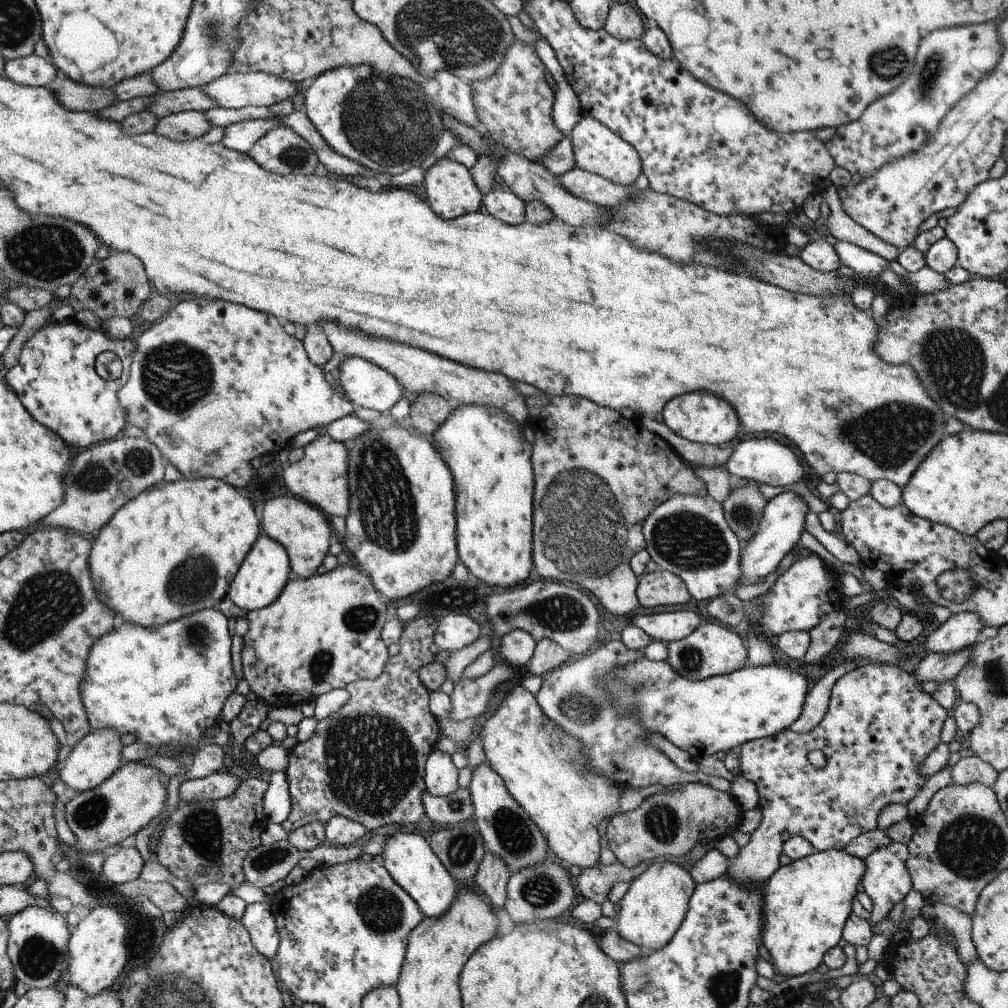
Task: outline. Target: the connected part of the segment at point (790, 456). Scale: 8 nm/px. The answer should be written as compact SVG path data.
M752 438L744 440L737 444L736 450L732 452L731 457L725 463L731 476L738 478L746 478L746 480L754 480L760 484L769 484L778 488L778 486L790 486L801 481L803 476L803 468L794 455L792 449L778 440L767 438Z

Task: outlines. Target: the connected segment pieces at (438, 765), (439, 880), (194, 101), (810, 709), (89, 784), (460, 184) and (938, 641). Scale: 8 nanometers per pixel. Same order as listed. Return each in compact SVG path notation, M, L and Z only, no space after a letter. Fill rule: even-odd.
M434 749L425 762L425 786L435 797L454 794L458 785L458 769L452 763L451 755Z
M401 830L387 836L385 841L381 855L384 859L384 868L388 870L394 882L406 890L426 917L440 918L442 914L446 914L460 886L456 886L457 882L450 876L440 858L434 854L426 838Z
M189 88L177 91L160 91L154 95L152 102L146 110L156 114L160 120L162 117L182 111L206 112L212 108L220 108L214 98L208 96L202 88Z
M844 659L830 668L830 671L818 680L813 688L808 690L806 702L804 702L804 708L802 708L802 714L790 726L790 730L798 734L814 730L822 722L822 718L826 714L834 683L847 672L854 670L857 666L858 664L856 662Z
M114 728L96 729L82 737L72 751L66 751L64 768L60 770L60 778L64 784L80 792L96 789L108 780L123 765L121 735Z
M446 155L428 168L424 178L424 190L428 196L428 204L440 218L458 218L464 214L478 212L483 202L483 194L478 190L470 171L460 162Z
M960 612L928 634L924 644L928 653L954 654L980 639L983 628L982 618L976 612Z

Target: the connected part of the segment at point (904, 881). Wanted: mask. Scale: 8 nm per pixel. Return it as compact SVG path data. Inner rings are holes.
M892 841L888 846L878 848L870 856L863 858L864 862L866 862L866 876L862 878L861 885L864 888L864 892L873 902L873 910L868 920L870 926L885 920L894 904L904 900L908 892L913 889L913 882L906 866L908 857L909 850L907 844Z

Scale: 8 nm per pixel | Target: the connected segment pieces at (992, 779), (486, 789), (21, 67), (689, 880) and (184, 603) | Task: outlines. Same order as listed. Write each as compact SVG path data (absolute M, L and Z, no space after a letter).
M976 755L962 757L950 770L954 785L967 785L979 782L991 789L994 788L998 773L999 771L994 770L990 764L984 762Z
M488 762L480 764L472 770L472 779L468 787L472 804L474 804L474 822L484 842L486 851L490 850L502 858L510 872L518 872L526 866L534 866L538 862L544 862L551 855L546 838L538 830L538 826L526 814L526 811L514 800L508 792L506 784L498 772L490 768Z
M32 53L30 56L9 59L4 76L16 84L48 87L57 78L56 74L56 68L50 62Z
M669 861L650 865L638 878L630 881L628 891L619 902L620 910L615 918L618 934L636 946L650 948L652 952L660 950L684 922L695 888L696 882L684 866Z
M182 478L175 482L162 481L160 484L153 486L152 489L146 489L140 497L133 498L128 504L122 506L112 520L104 528L100 529L98 536L92 544L92 552L90 556L90 574L94 576L94 586L97 587L98 594L101 594L101 601L106 606L122 616L124 622L132 622L146 628L158 628L158 626L168 625L169 622L176 622L178 618L196 614L196 610L202 608L212 608L212 604L220 602L226 596L226 590L234 580L234 574L241 568L240 564L244 564L245 558L248 556L250 549L256 544L257 538L260 537L260 522L256 518L252 501L244 498L236 488L232 488L230 483L222 482L217 478L199 478L196 480L186 480Z

